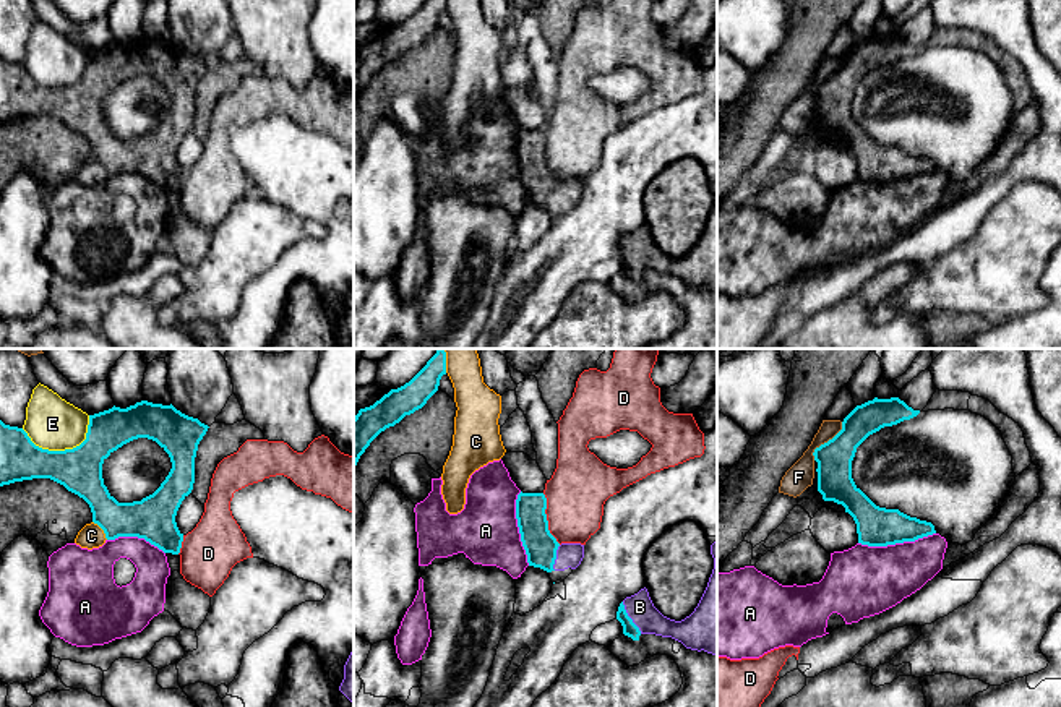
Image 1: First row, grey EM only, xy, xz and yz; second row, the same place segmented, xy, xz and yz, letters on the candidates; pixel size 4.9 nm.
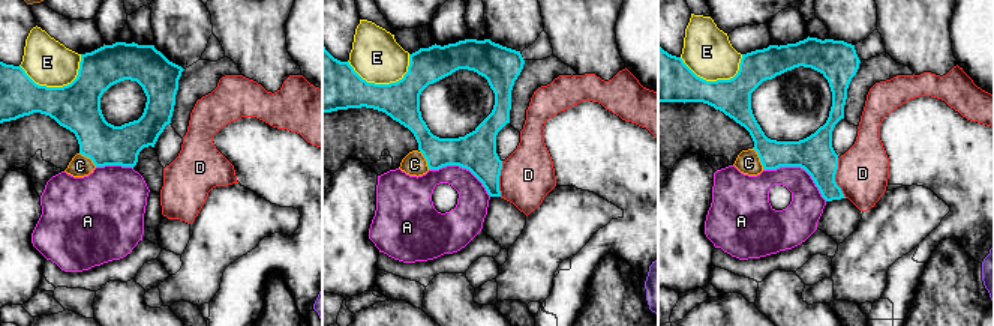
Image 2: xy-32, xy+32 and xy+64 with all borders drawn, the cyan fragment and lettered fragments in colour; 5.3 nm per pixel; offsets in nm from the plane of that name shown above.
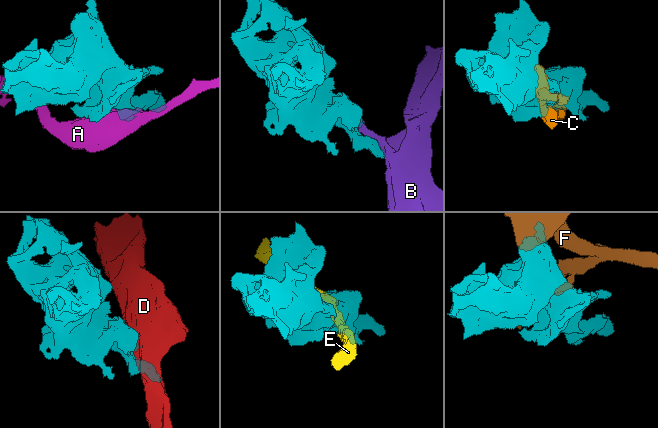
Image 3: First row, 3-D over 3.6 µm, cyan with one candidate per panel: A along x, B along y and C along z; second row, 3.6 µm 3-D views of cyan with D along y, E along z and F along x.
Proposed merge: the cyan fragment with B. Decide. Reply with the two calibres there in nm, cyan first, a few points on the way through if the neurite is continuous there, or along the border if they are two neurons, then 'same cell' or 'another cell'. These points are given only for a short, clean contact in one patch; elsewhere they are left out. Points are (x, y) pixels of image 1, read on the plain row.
70/140 nm | same cell

